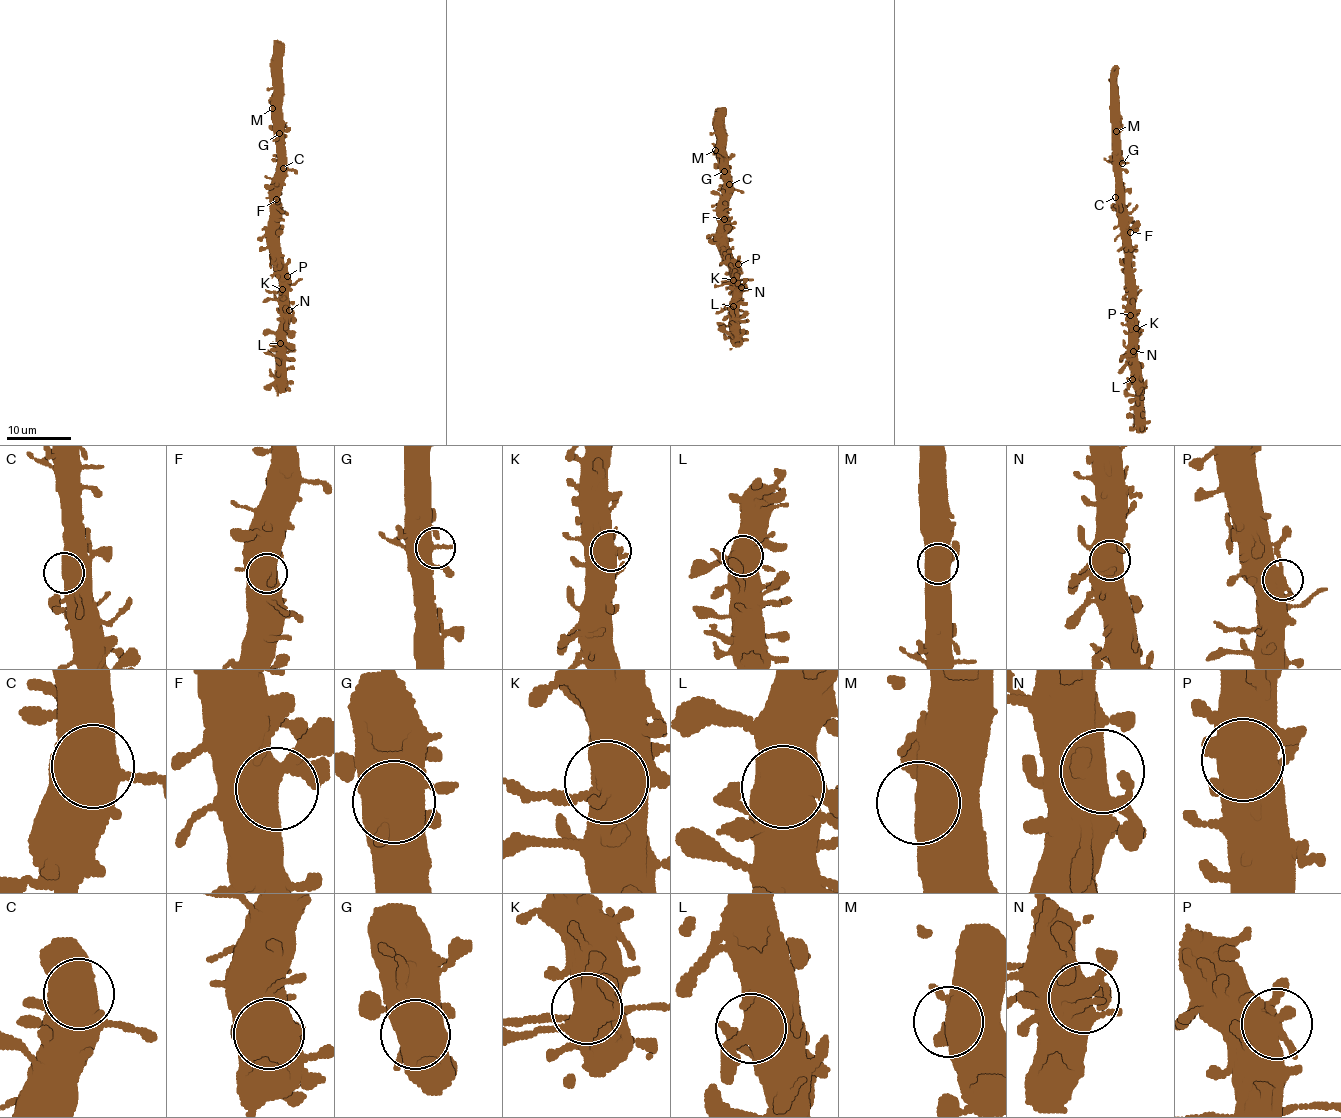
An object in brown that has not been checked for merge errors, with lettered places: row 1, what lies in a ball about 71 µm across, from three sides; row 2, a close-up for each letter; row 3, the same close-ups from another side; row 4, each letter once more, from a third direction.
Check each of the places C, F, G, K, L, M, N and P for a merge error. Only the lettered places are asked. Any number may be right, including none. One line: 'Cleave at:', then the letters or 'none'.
Cleave at: K, P

